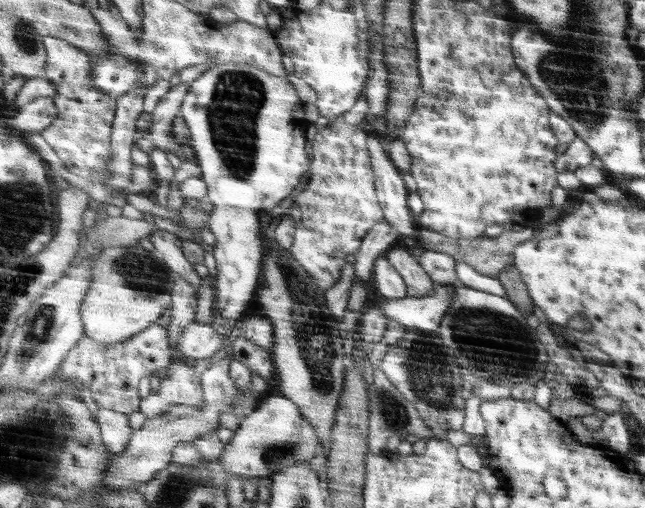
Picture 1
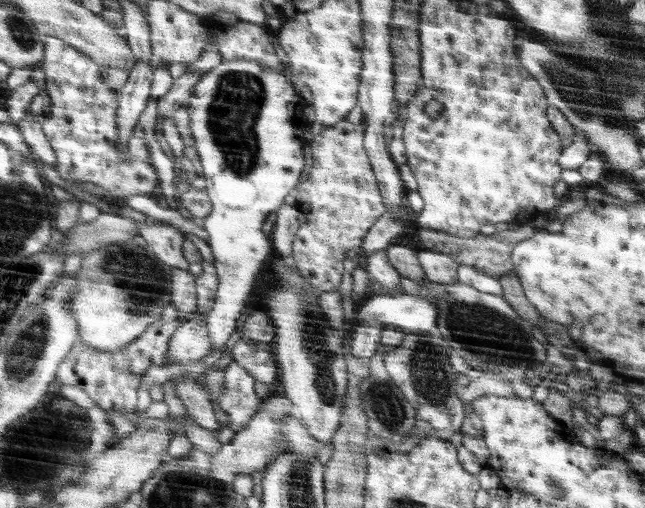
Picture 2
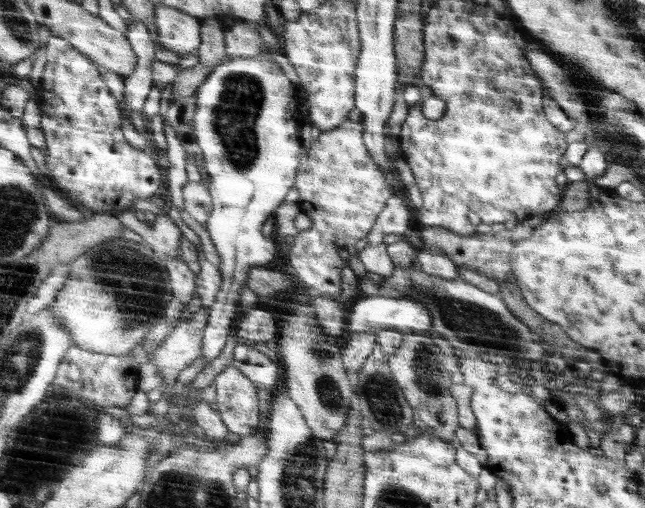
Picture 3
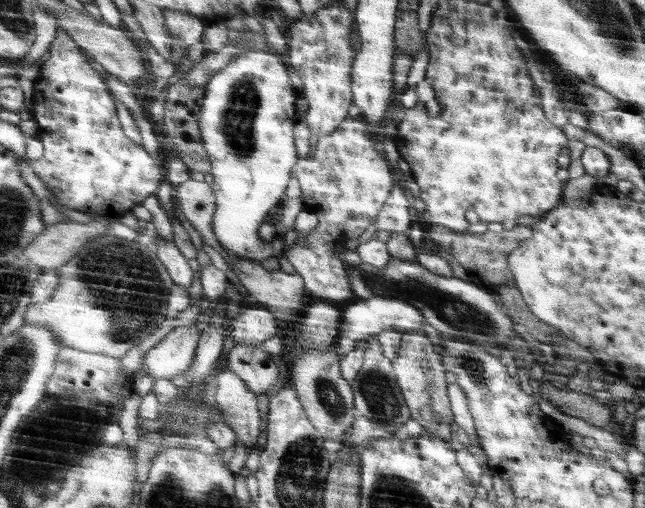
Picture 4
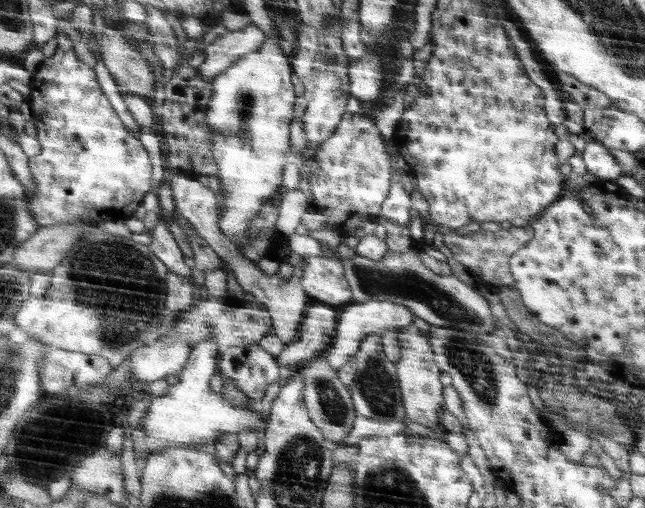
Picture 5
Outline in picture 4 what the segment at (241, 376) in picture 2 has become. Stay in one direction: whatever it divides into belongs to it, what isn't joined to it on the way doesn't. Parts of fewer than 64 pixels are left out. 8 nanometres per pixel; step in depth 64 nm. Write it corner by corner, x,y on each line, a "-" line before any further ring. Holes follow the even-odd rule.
221,368
215,380
217,390
214,400
225,414
224,423
236,433
246,448
252,448
257,444
261,425
256,394
250,392
240,376
228,368

